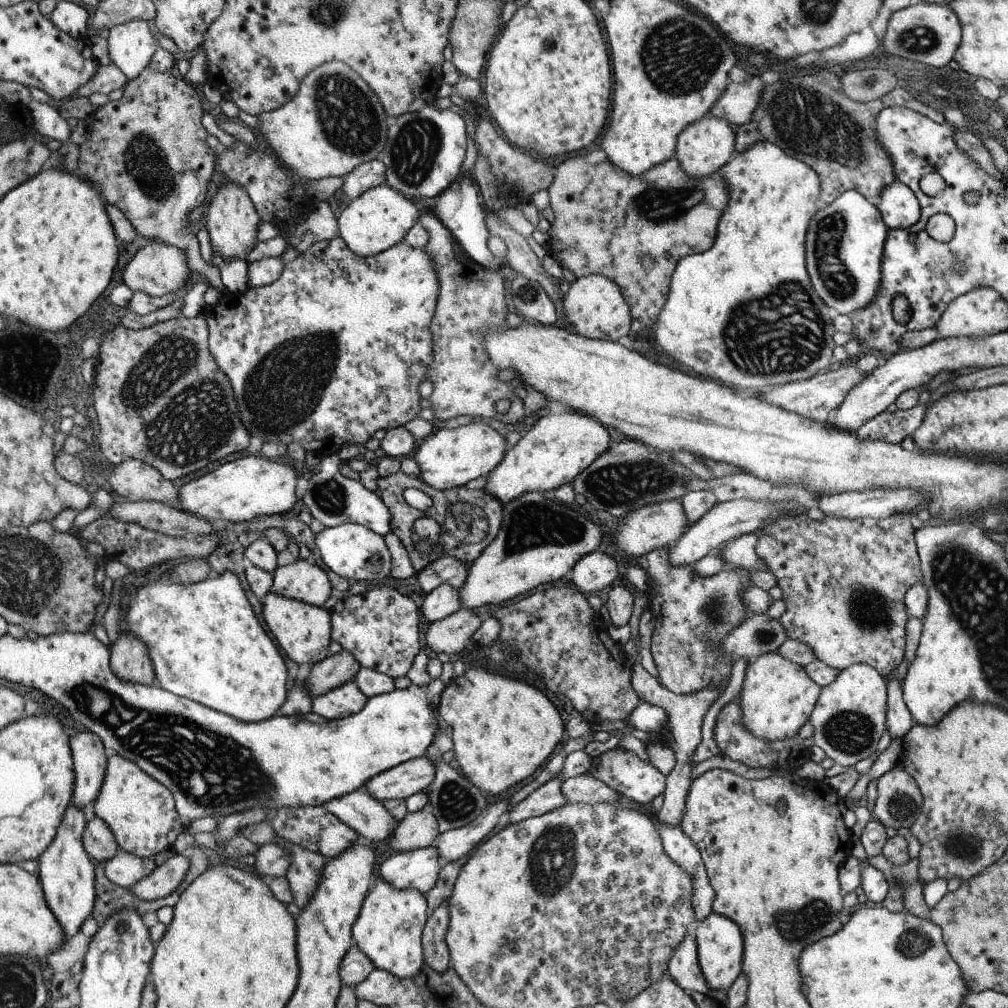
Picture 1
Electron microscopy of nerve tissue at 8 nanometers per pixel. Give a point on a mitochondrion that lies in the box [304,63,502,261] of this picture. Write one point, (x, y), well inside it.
(347, 117)

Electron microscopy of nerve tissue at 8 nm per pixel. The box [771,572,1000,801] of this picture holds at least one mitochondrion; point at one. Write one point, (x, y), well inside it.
(868, 611)

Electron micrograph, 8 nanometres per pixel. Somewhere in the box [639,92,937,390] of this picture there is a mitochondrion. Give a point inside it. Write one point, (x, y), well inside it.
(772, 334)

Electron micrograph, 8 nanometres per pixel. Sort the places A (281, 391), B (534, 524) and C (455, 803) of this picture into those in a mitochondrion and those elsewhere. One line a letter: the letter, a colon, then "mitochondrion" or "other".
A: mitochondrion
B: mitochondrion
C: mitochondrion

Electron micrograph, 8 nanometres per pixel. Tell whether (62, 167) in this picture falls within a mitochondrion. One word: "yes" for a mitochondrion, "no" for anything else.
no

